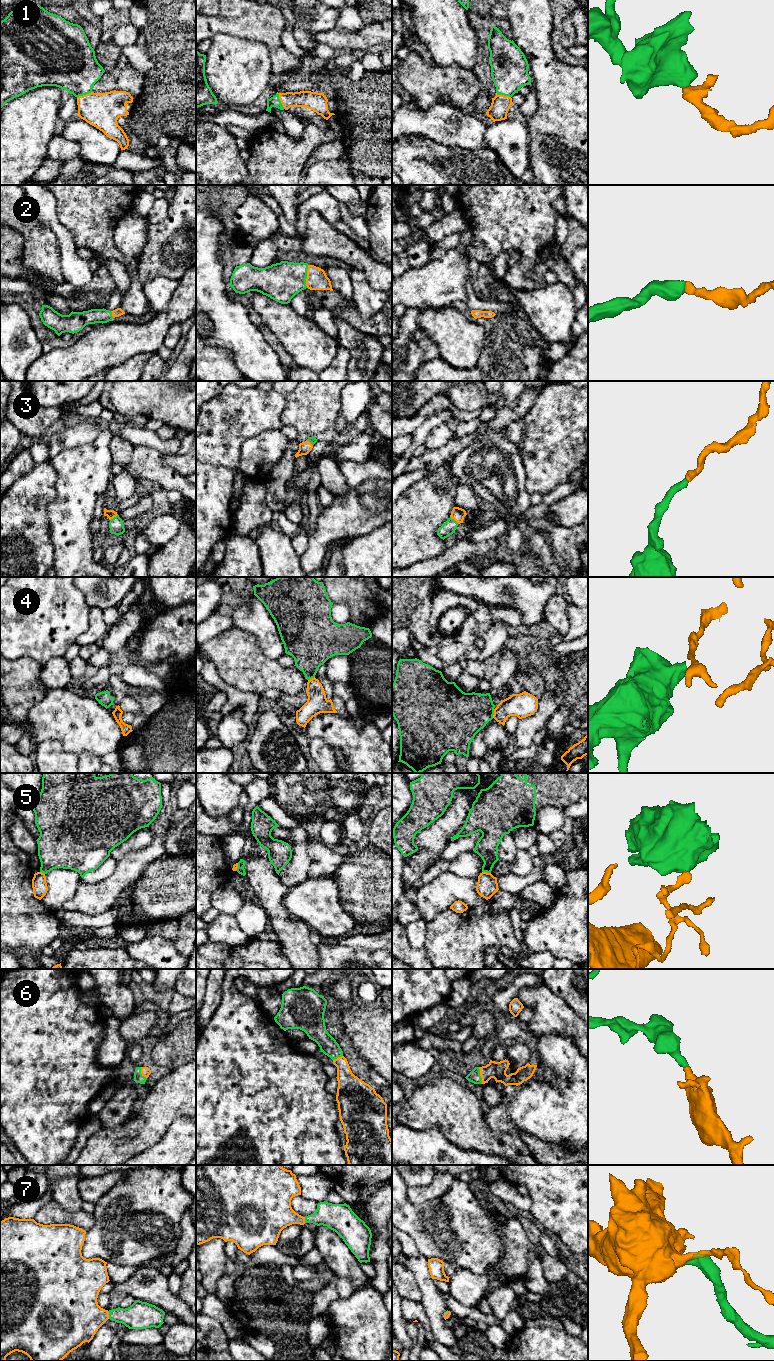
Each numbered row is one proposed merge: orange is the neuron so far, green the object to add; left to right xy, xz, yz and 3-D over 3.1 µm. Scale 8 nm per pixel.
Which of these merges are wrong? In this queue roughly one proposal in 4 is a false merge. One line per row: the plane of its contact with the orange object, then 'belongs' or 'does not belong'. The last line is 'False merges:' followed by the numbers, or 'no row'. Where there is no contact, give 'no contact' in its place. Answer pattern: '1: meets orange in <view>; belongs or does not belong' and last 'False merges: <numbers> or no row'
1: meets orange in xz; belongs
2: meets orange in xz; belongs
3: meets orange in yz; belongs
4: meets orange in yz; does not belong
5: meets orange in yz; does not belong
6: meets orange in yz; belongs
7: meets orange in xy; belongs
False merges: 4, 5

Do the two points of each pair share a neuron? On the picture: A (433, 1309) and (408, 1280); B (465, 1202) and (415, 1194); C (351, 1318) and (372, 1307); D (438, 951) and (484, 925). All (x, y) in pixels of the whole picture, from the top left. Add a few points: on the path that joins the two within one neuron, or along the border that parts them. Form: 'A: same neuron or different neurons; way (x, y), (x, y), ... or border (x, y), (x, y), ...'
A: different neurons; border (412, 1273), (421, 1294), (420, 1301)
B: different neurons; border (453, 1181), (450, 1188), (439, 1197), (413, 1203)
C: same neuron; way (356, 1316), (363, 1314), (367, 1310)
D: same neuron; way (449, 948), (473, 931)

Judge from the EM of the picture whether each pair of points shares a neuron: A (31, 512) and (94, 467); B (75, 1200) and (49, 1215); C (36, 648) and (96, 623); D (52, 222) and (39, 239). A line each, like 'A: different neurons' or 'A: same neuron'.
A: different neurons
B: different neurons
C: different neurons
D: different neurons

